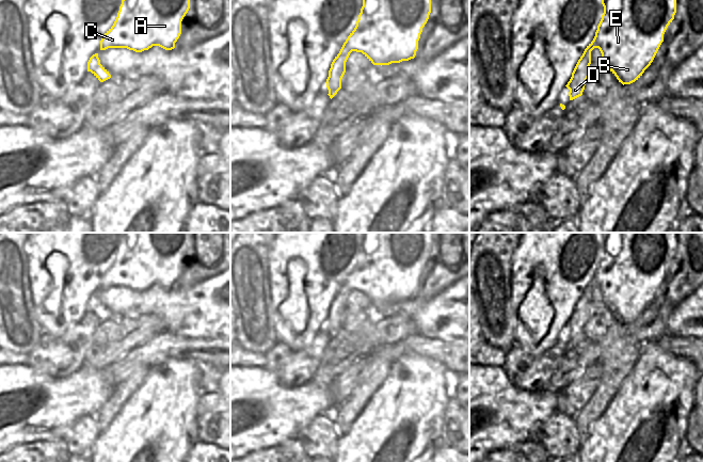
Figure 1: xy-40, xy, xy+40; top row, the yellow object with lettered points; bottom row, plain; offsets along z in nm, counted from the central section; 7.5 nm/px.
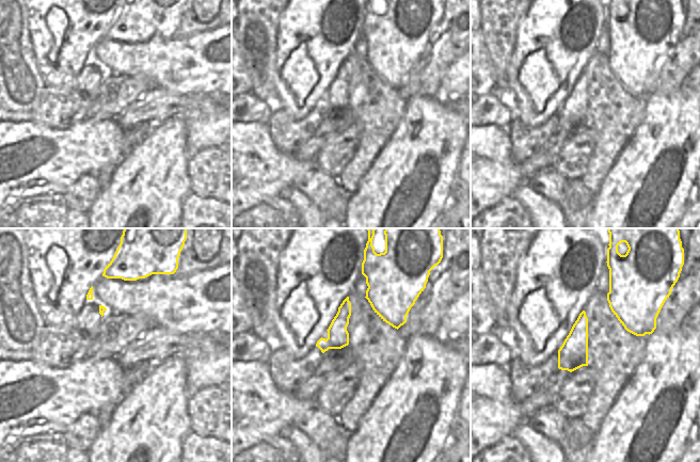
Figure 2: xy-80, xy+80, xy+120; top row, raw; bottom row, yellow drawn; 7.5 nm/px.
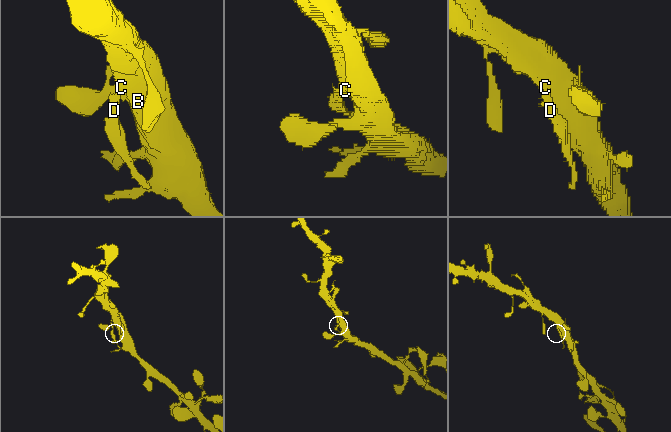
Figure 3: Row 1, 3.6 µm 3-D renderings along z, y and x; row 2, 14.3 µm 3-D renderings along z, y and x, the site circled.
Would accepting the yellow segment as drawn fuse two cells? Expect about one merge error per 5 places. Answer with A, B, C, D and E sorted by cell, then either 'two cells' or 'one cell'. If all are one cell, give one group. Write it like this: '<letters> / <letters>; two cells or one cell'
A B C D E; one cell

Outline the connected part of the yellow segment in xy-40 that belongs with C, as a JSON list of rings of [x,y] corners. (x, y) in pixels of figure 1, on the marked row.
[[[122,0],[113,26],[100,41],[100,50],[127,48],[135,52],[159,46],[175,48],[190,0]]]

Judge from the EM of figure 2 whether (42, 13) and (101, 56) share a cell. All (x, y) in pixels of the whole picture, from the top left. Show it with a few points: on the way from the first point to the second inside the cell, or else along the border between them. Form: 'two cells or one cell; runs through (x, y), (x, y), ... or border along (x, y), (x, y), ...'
two cells; border along (101, 35), (91, 46)

